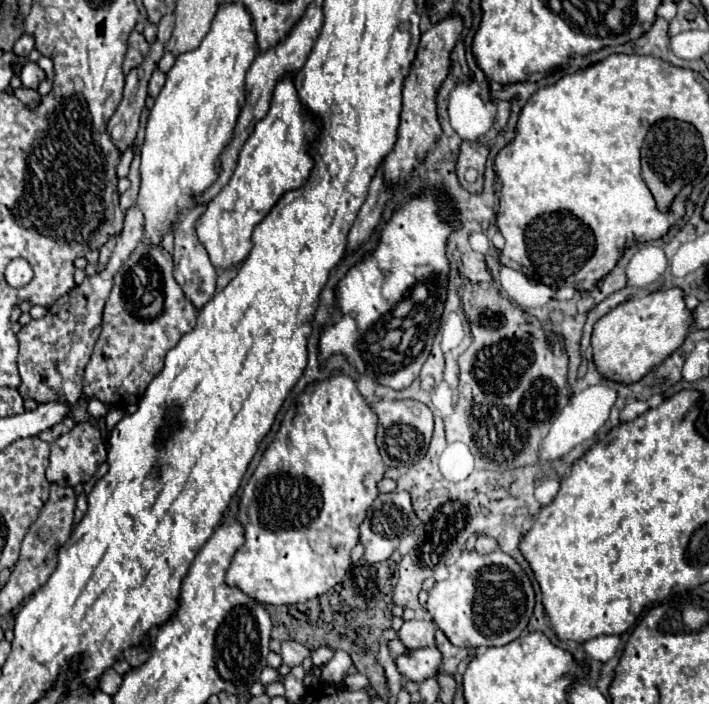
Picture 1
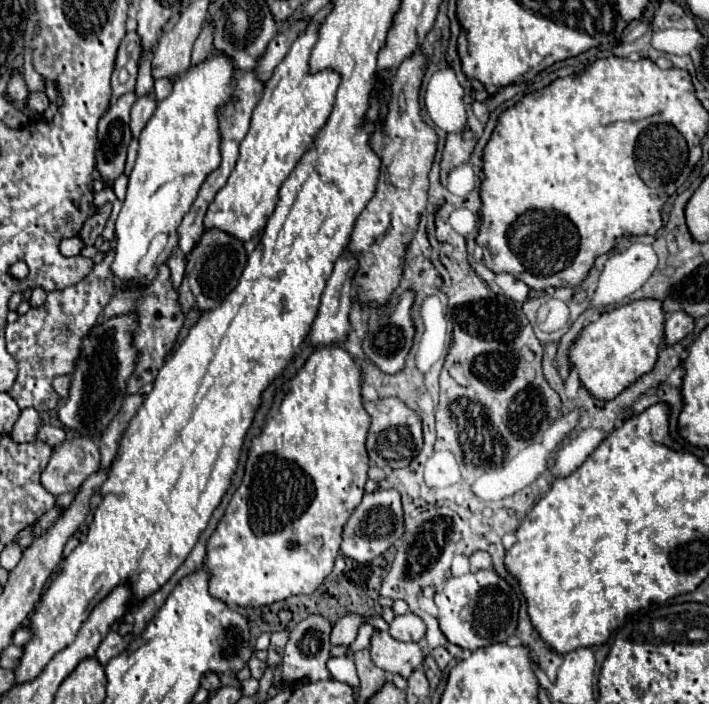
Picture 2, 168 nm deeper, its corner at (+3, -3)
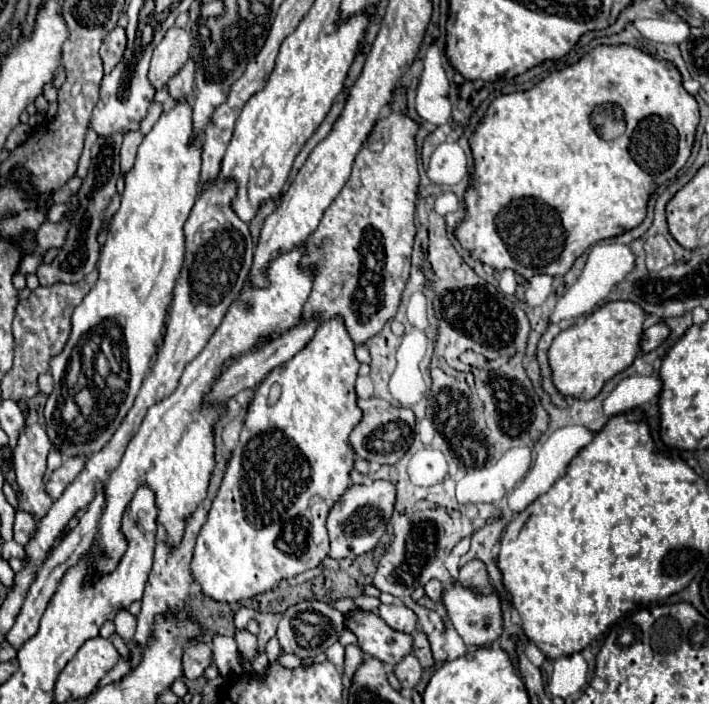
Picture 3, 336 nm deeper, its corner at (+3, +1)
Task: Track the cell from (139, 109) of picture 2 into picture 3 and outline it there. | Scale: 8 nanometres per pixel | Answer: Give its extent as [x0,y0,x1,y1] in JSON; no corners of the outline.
[121,131,143,177]

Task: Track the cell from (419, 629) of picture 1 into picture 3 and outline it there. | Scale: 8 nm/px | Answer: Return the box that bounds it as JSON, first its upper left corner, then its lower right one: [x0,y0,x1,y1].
[379,605,417,633]

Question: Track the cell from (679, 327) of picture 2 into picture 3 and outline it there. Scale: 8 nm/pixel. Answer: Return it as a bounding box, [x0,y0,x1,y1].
[641,323,669,353]

